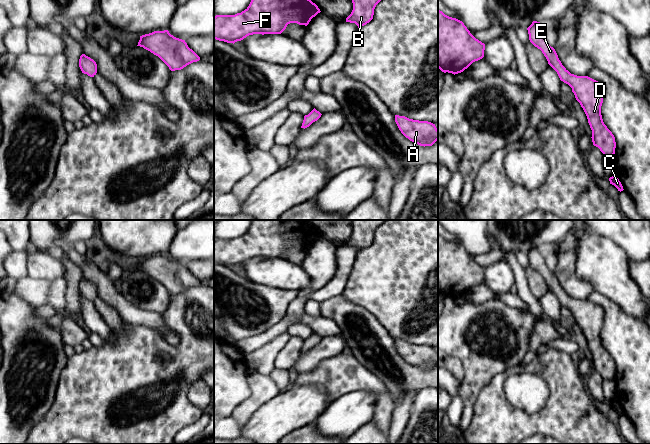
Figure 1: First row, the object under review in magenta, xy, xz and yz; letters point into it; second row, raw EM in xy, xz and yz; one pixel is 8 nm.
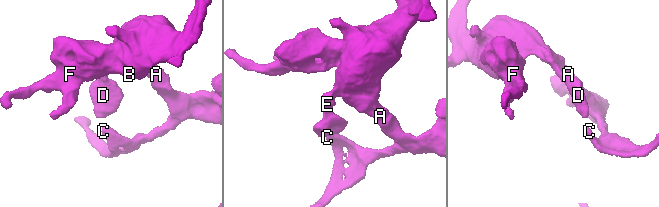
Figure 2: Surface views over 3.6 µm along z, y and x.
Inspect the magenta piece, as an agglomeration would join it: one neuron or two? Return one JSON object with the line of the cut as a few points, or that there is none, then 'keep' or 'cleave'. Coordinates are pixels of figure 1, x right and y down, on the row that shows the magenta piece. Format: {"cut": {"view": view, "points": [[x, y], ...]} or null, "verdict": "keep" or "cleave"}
{"cut": null, "verdict": "keep"}

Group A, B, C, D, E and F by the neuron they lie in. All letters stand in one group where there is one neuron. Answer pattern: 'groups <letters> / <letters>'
groups A B C D E F

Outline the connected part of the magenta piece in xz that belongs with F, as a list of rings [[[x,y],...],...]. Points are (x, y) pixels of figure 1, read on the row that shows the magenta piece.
[[[251,0],[241,13],[214,17],[214,39],[234,44],[253,34],[281,34],[290,23],[307,26],[320,12],[311,0]]]

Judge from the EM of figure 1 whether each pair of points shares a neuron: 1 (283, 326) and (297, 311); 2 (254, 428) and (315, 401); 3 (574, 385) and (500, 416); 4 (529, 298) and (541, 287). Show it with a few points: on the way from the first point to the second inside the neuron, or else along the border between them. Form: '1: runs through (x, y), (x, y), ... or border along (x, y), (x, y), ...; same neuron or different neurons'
1: border along (286, 315), (290, 326); different neurons
2: runs through (269, 425), (284, 413), (300, 405); same neuron
3: runs through (556, 404), (540, 420), (519, 420); same neuron
4: border along (524, 272), (530, 291), (539, 299); different neurons

